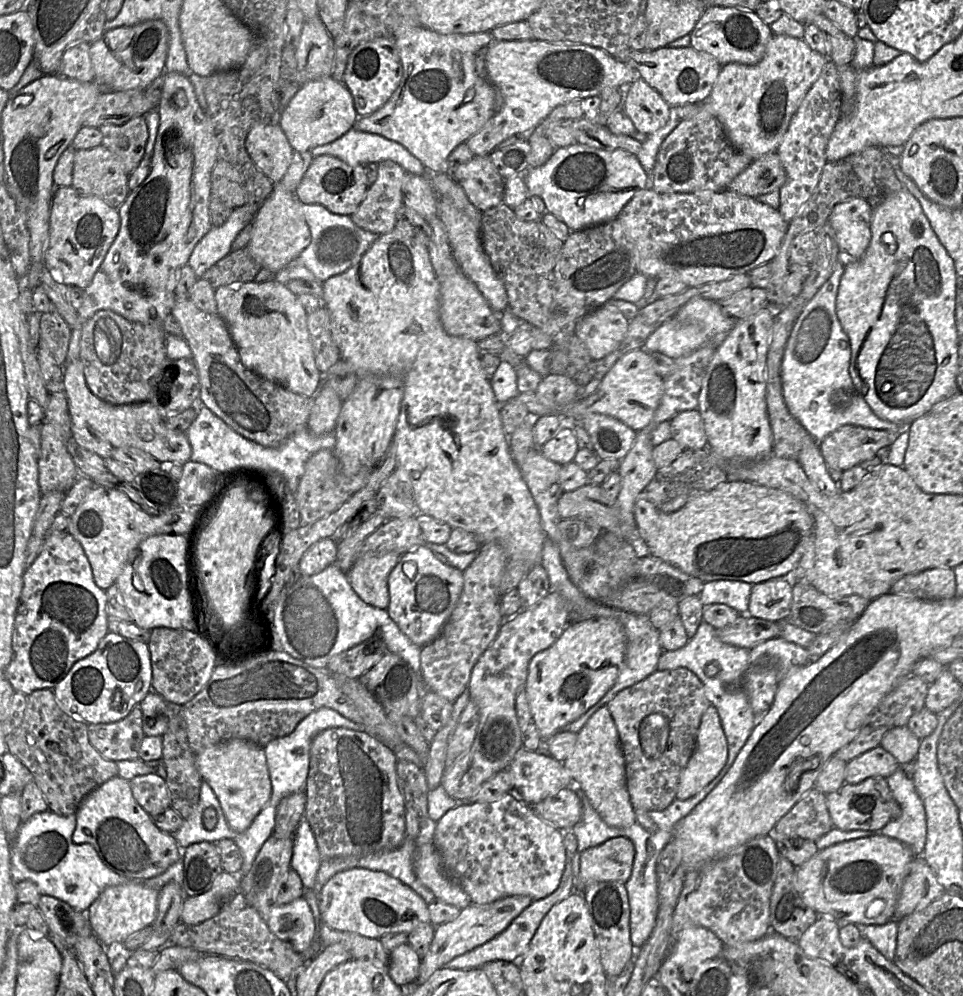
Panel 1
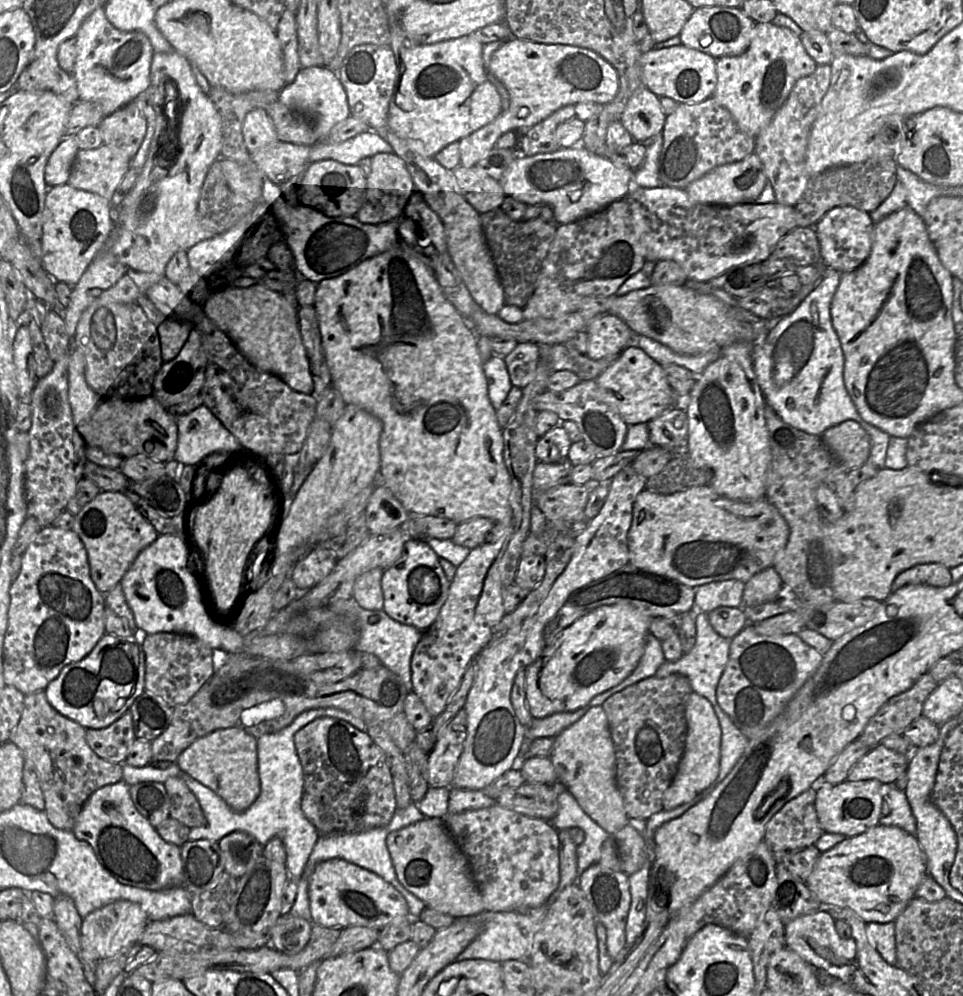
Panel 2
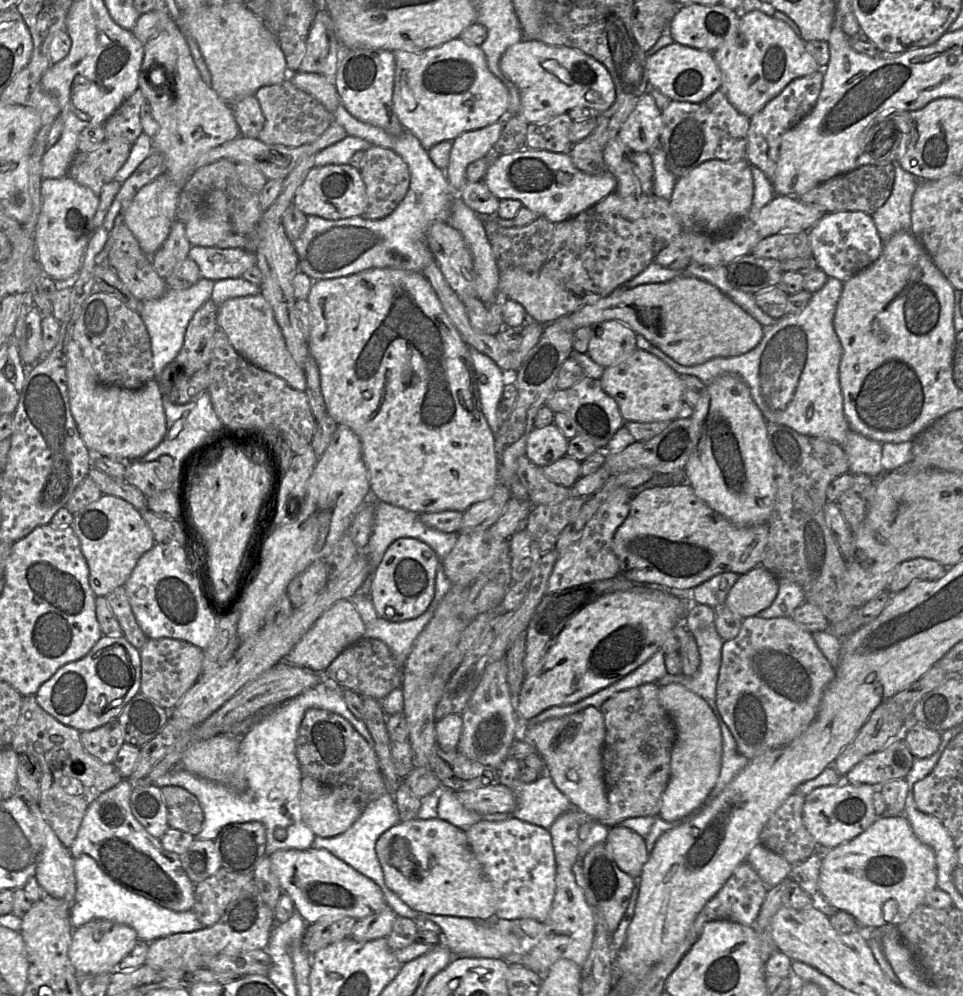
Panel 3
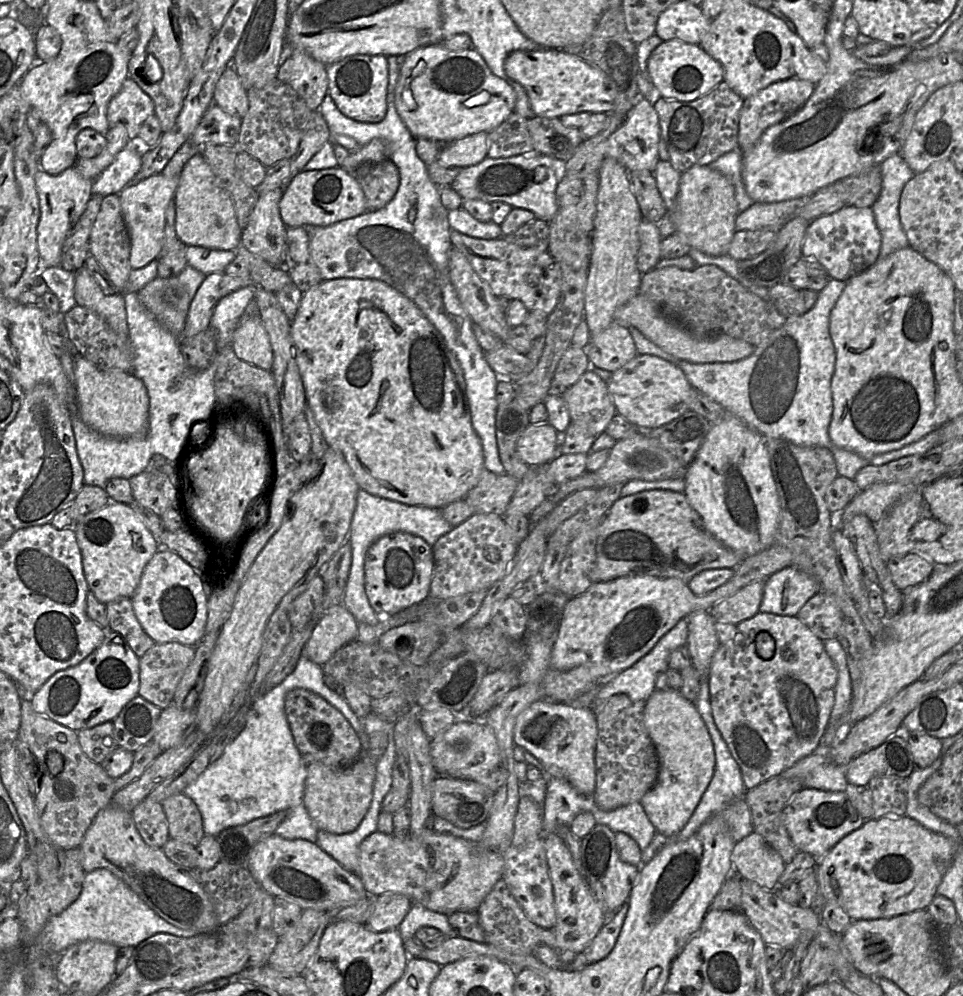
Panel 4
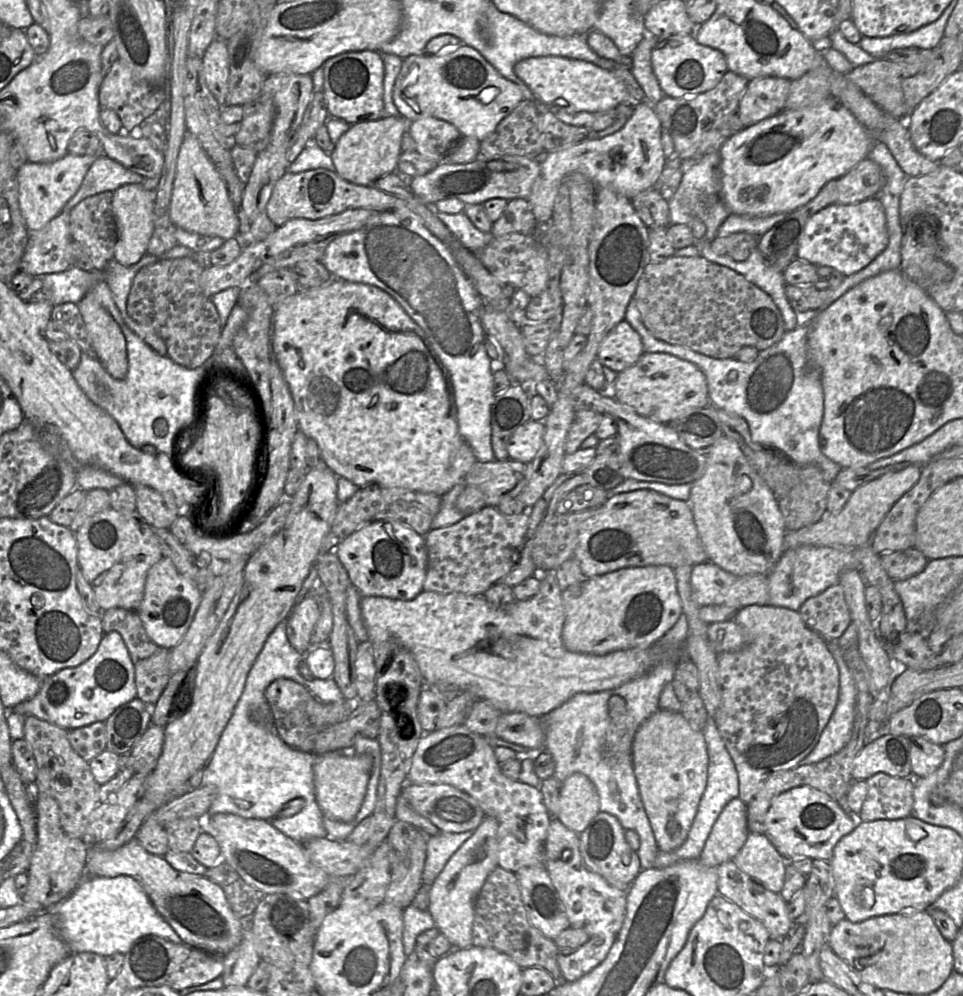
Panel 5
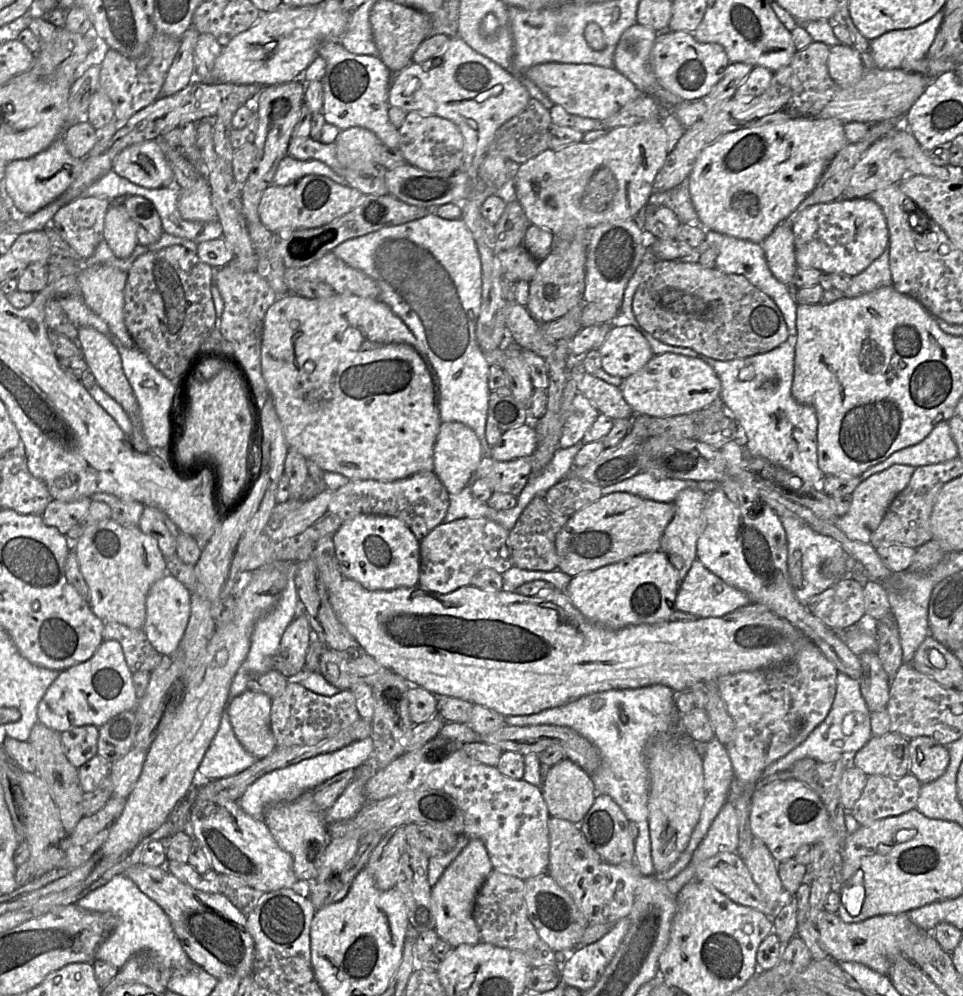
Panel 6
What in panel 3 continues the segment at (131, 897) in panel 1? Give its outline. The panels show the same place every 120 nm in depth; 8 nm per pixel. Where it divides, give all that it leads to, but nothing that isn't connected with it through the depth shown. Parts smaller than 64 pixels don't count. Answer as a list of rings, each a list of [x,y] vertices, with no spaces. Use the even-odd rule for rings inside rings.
[[[93,919],[73,929],[68,955],[76,972],[82,972],[87,977],[94,976],[115,972],[118,963],[137,942],[137,933],[132,927],[107,919]]]

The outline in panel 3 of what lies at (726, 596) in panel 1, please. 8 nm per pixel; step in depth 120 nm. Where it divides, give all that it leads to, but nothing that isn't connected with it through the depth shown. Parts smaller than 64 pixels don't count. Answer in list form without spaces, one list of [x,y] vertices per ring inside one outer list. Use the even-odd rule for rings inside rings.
[[[735,572],[717,574],[690,591],[692,604],[706,604],[718,610],[723,608],[725,598],[739,575]]]

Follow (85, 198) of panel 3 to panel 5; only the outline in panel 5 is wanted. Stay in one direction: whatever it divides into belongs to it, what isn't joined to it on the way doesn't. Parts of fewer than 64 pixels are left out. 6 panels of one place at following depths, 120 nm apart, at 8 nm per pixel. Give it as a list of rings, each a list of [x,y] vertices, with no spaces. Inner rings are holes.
[[[66,154],[54,162],[26,162],[17,169],[19,187],[19,206],[30,232],[43,228],[56,217],[68,200],[75,195],[81,183],[95,160],[104,154],[78,156]]]

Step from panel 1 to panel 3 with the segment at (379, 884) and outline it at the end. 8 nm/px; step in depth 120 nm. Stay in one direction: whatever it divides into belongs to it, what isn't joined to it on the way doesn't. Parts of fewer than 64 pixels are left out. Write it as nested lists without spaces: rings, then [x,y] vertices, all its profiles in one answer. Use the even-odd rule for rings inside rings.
[[[325,849],[277,850],[269,855],[284,893],[289,895],[308,924],[345,917],[360,920],[386,905],[379,886]]]

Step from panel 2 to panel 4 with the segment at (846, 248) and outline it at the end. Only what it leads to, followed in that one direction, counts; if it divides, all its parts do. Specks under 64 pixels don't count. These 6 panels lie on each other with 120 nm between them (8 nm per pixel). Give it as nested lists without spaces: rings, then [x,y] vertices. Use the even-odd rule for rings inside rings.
[[[845,206],[809,223],[802,246],[802,258],[822,264],[831,279],[847,281],[867,270],[877,260],[881,247],[881,234],[871,207]]]

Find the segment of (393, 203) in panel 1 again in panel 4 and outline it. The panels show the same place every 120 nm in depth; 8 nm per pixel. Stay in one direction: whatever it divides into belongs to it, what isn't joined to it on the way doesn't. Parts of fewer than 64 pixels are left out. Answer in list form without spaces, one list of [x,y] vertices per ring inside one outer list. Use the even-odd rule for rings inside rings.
[[[391,159],[362,164],[353,174],[363,189],[367,211],[385,207],[399,187],[399,171]]]

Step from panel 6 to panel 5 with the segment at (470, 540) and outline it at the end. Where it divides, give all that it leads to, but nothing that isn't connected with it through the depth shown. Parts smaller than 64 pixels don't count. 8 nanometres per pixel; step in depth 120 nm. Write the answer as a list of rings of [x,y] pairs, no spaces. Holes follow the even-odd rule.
[[[485,506],[456,524],[430,530],[424,537],[427,567],[423,590],[483,595],[493,584],[502,582],[520,561],[528,523],[529,512],[504,515],[495,507]]]

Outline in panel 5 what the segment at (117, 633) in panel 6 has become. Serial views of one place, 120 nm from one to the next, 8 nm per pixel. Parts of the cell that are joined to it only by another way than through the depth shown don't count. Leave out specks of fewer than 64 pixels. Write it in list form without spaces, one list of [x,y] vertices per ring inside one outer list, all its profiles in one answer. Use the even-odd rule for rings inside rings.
[[[110,608],[102,616],[104,633],[118,632],[134,664],[156,653],[159,647],[148,637],[142,621],[134,610]]]

